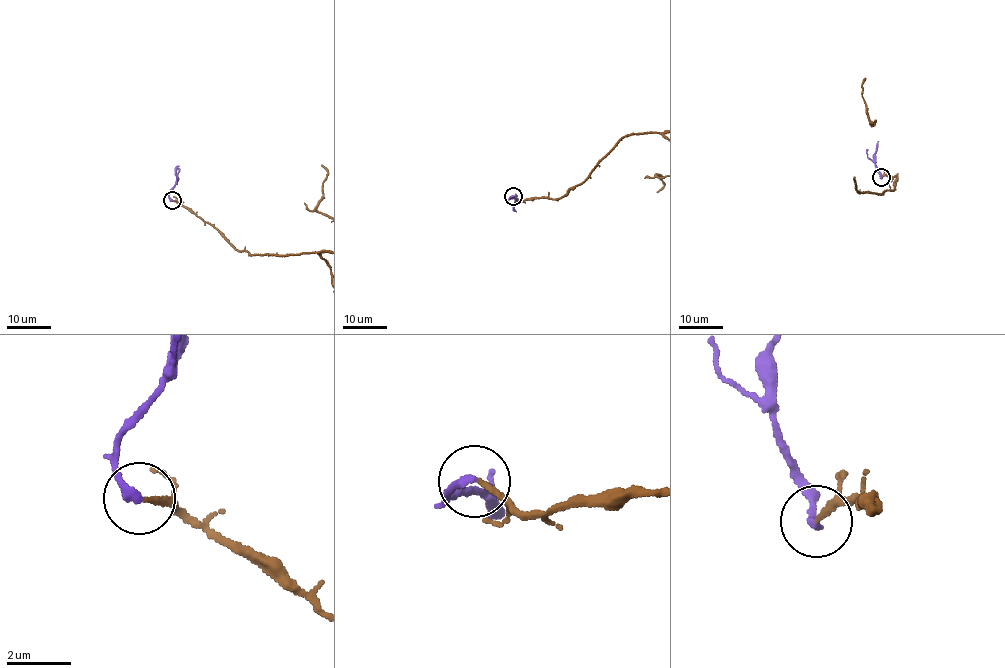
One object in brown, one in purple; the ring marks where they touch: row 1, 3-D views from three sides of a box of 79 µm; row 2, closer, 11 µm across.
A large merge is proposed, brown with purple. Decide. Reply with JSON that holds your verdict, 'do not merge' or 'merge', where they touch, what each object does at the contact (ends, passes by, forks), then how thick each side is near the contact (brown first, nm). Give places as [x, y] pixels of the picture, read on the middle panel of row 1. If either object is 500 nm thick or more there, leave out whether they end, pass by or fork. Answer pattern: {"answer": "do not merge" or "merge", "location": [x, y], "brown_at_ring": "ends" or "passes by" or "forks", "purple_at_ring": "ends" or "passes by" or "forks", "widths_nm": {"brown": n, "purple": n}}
{"answer": "merge", "location": [513, 196], "brown_at_ring": "ends", "purple_at_ring": "ends", "widths_nm": {"brown": 180, "purple": 240}}

